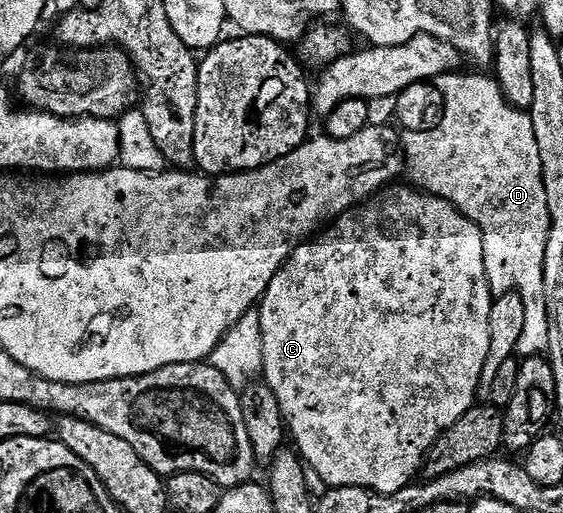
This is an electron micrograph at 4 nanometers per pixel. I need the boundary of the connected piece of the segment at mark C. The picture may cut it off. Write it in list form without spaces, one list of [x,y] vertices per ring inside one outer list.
[[[387,187],[347,213],[341,213],[317,235],[297,245],[294,254],[276,271],[260,302],[258,314],[262,328],[262,373],[272,387],[286,418],[286,427],[303,462],[326,487],[364,487],[377,493],[395,493],[419,476],[426,453],[434,441],[460,415],[474,408],[482,383],[484,363],[488,363],[488,319],[495,294],[490,291],[484,271],[484,239],[480,227],[456,206],[431,197],[417,188]]]

